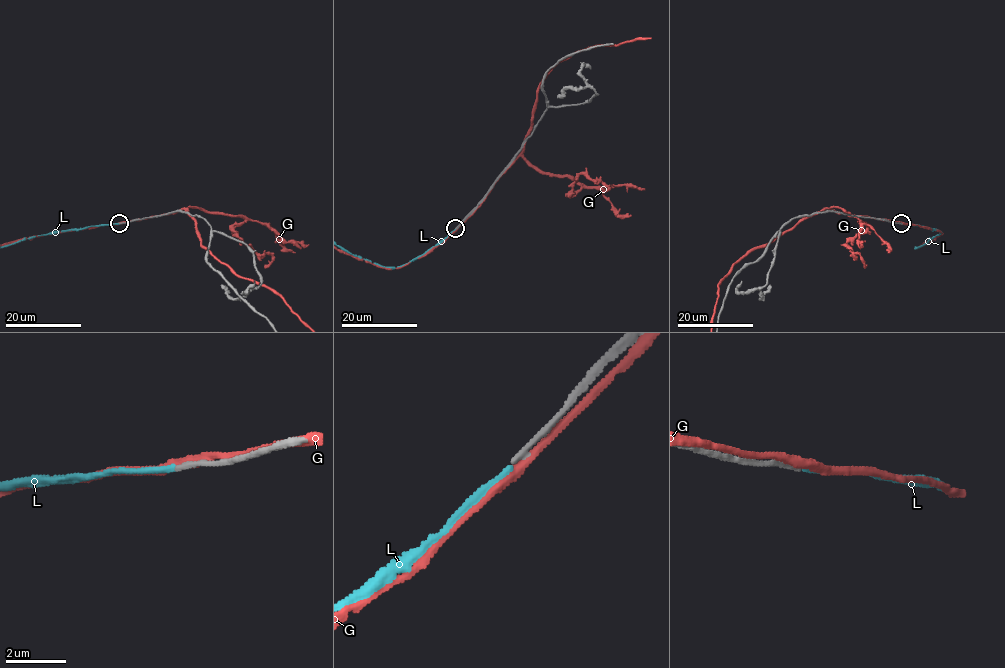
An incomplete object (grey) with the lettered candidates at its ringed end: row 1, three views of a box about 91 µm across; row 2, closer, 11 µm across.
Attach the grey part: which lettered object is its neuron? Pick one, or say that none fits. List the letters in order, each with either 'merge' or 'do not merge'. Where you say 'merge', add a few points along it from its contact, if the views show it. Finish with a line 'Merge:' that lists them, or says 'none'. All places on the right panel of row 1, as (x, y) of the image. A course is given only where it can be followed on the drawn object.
G: do not merge
L: merge
Merge: L

